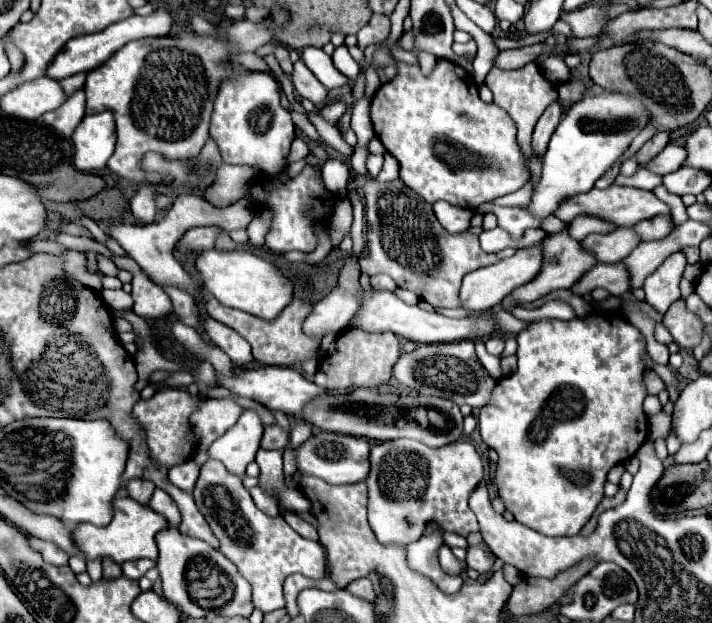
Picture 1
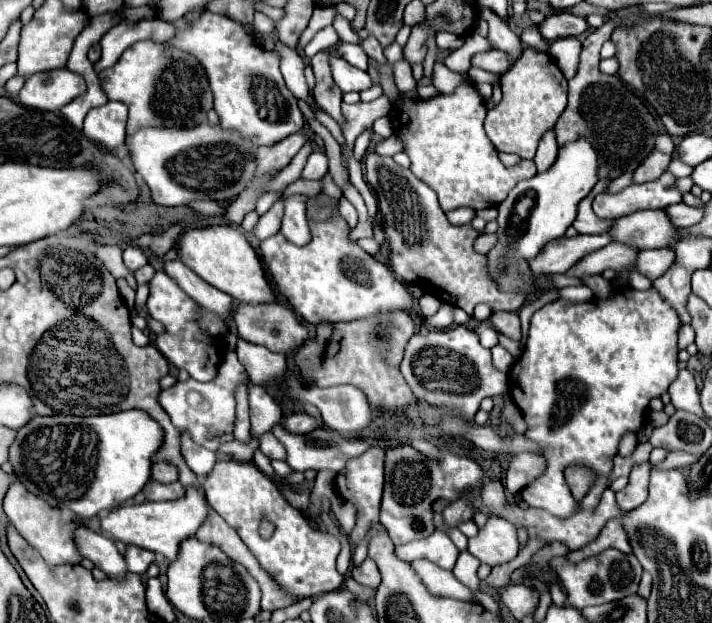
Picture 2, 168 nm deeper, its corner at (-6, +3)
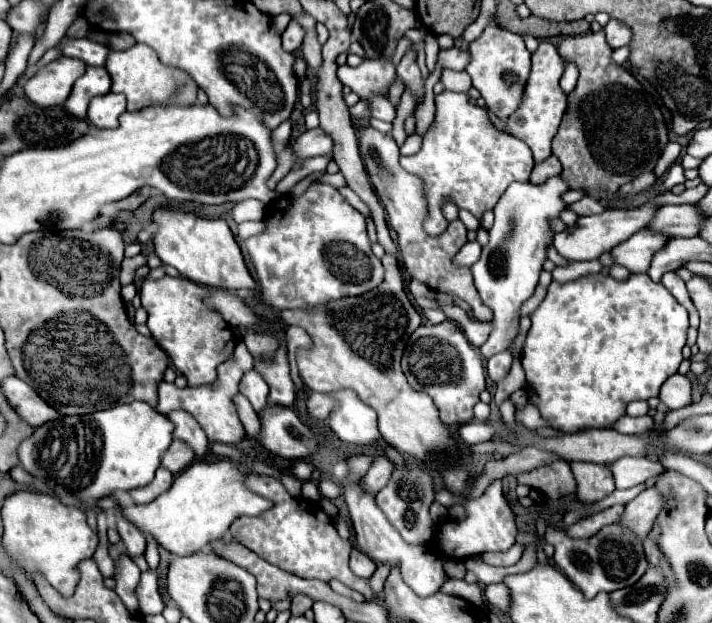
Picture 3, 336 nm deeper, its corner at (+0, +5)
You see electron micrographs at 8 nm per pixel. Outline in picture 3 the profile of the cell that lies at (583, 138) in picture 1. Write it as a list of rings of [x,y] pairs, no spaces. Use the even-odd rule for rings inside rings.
[[[560,176],[550,178],[546,184],[522,184],[514,182],[508,186],[504,196],[494,208],[494,226],[490,228],[490,244],[482,248],[482,258],[472,266],[474,284],[480,292],[482,302],[492,308],[492,334],[480,346],[484,358],[510,348],[512,340],[518,336],[520,328],[520,306],[534,294],[542,264],[546,260],[546,246],[552,242],[552,230],[548,218],[556,218],[566,204],[562,202],[562,192],[566,184]]]

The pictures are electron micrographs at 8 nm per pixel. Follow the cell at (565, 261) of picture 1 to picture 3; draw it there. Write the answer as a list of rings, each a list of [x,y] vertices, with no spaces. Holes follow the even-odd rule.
[[[648,228],[636,232],[634,236],[630,236],[626,242],[618,244],[616,248],[612,248],[612,256],[616,264],[626,266],[632,274],[640,274],[640,272],[648,272],[652,256],[662,250],[668,242],[668,236],[662,232],[652,232]]]

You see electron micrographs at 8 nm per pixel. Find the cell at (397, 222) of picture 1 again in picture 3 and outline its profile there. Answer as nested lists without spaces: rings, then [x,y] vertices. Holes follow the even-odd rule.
[[[358,126],[358,134],[360,134],[360,140],[358,140],[360,154],[366,164],[370,182],[374,184],[376,194],[378,194],[382,206],[386,208],[388,226],[398,234],[398,248],[400,248],[404,268],[410,272],[412,278],[428,284],[436,292],[454,292],[456,296],[460,296],[462,300],[466,300],[470,304],[476,320],[490,322],[492,312],[490,312],[490,308],[486,308],[486,304],[482,304],[478,290],[474,286],[470,268],[458,268],[452,264],[454,254],[466,244],[466,226],[460,220],[454,220],[454,222],[450,222],[450,226],[444,234],[428,236],[422,228],[422,222],[426,218],[426,202],[424,202],[422,182],[418,180],[418,176],[406,172],[398,164],[400,148],[394,142],[394,138],[390,134],[382,134],[370,126]]]

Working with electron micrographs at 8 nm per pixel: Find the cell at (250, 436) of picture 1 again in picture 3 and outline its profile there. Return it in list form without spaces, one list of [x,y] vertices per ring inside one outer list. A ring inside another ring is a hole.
[[[254,368],[248,370],[246,376],[242,376],[240,392],[250,400],[250,404],[254,406],[256,412],[266,408],[266,404],[268,404],[268,384]]]

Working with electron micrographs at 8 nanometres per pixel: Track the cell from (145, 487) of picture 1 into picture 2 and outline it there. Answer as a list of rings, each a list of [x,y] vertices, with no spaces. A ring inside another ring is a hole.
[[[154,462],[154,464],[152,464],[150,480],[162,482],[162,484],[176,482],[176,470],[172,470],[172,466],[168,466],[168,462]]]

